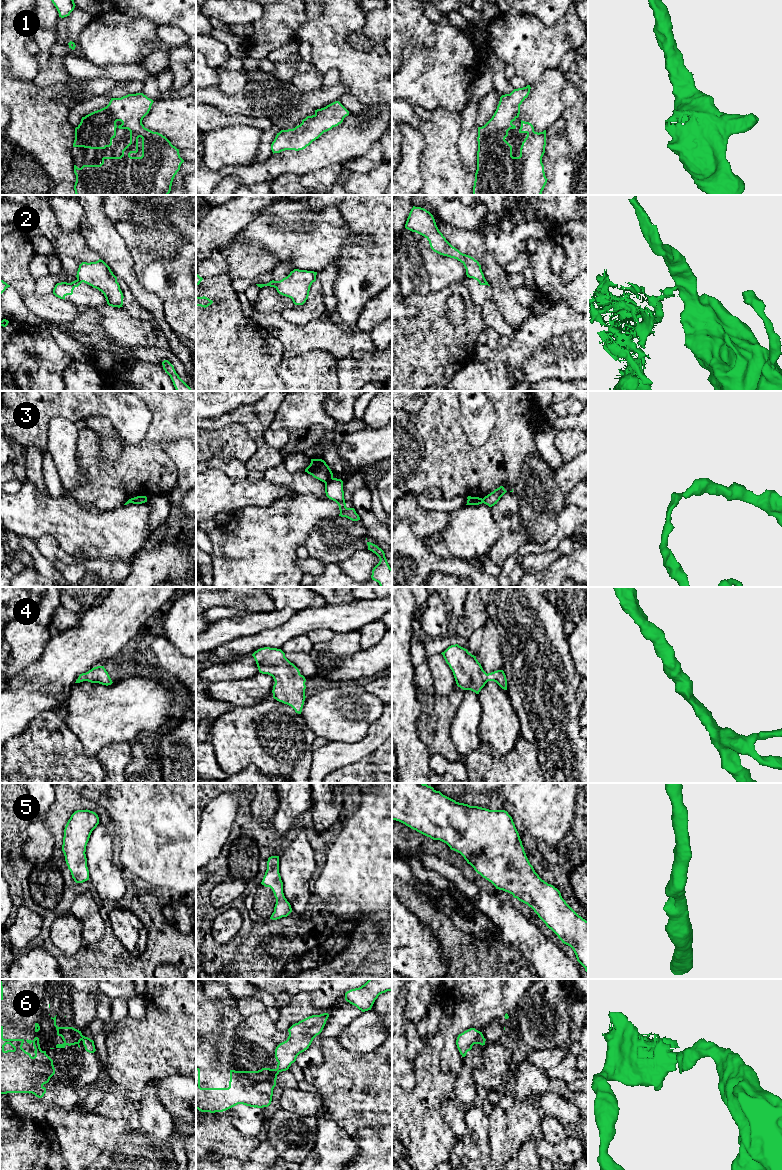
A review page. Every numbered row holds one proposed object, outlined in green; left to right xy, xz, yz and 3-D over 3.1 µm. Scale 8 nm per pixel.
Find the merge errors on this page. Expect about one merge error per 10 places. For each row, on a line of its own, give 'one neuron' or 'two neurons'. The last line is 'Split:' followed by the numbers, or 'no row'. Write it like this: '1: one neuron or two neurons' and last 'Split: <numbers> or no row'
1: one neuron
2: two neurons
3: two neurons
4: one neuron
5: one neuron
6: two neurons
Split: 2, 3, 6

